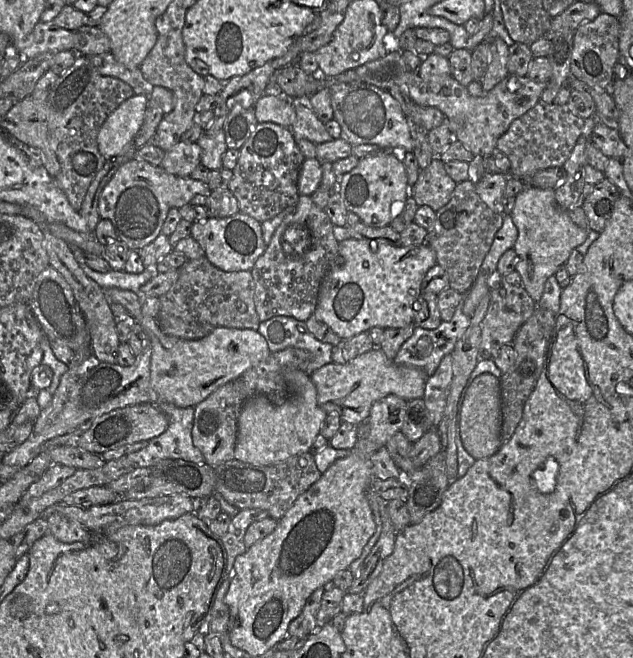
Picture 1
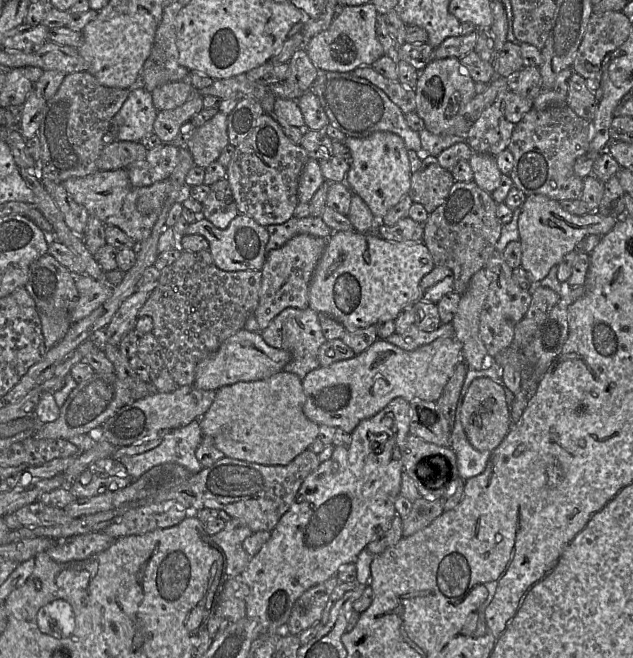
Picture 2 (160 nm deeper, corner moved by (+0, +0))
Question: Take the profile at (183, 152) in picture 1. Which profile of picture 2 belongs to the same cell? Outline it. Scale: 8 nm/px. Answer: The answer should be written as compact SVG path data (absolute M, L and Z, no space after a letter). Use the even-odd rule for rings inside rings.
M171 143L148 149L144 159L135 161L125 168L131 185L147 187L168 179L179 162L179 152L180 148Z

